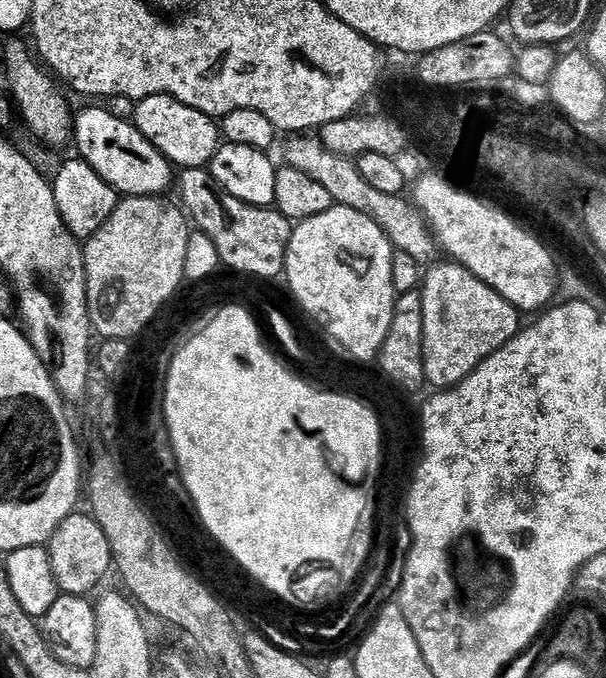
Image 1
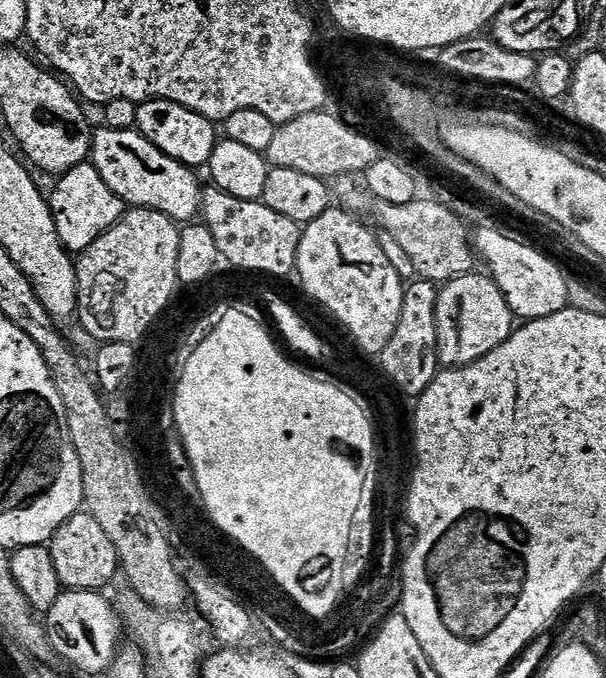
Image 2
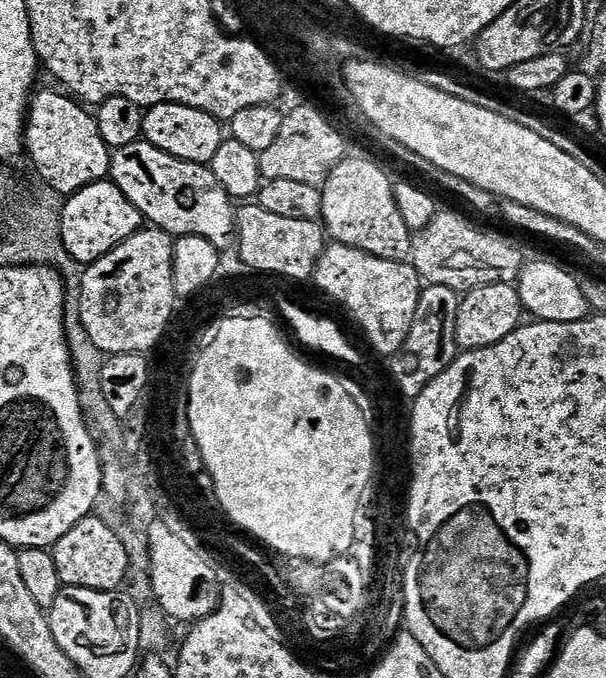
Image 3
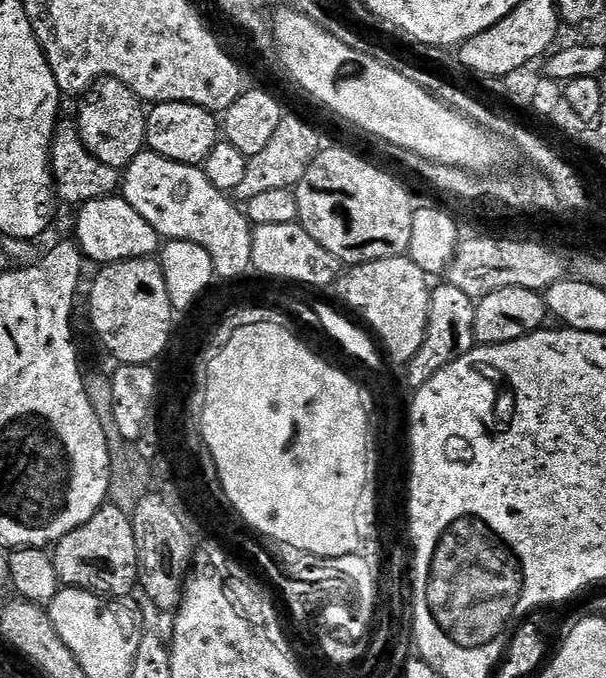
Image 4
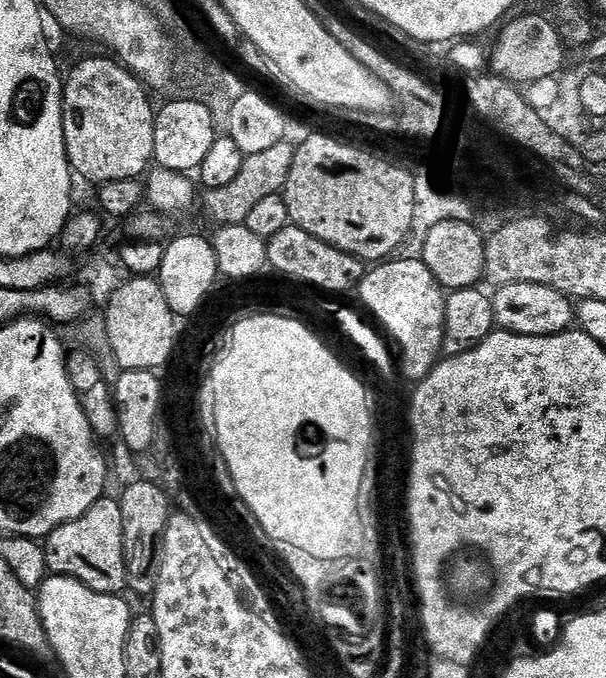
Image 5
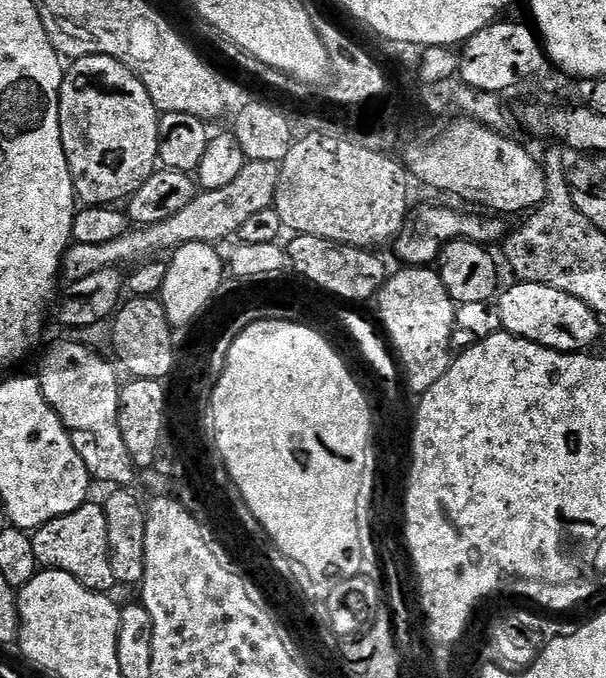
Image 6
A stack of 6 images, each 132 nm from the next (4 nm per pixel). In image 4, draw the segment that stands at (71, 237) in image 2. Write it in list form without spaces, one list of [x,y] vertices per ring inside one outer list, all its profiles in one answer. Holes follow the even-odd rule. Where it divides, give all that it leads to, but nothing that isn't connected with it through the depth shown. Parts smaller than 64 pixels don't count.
[[[115,194],[86,201],[79,205],[76,216],[76,233],[74,239],[81,252],[96,266],[117,264],[123,260],[143,260],[152,258],[161,251],[162,237],[150,226],[134,206],[123,195]]]

